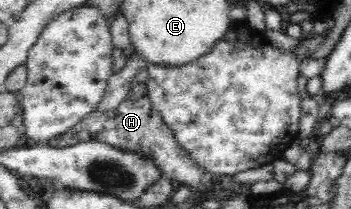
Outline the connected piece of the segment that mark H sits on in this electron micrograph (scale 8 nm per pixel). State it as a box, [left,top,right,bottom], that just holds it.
[41,69,217,192]

